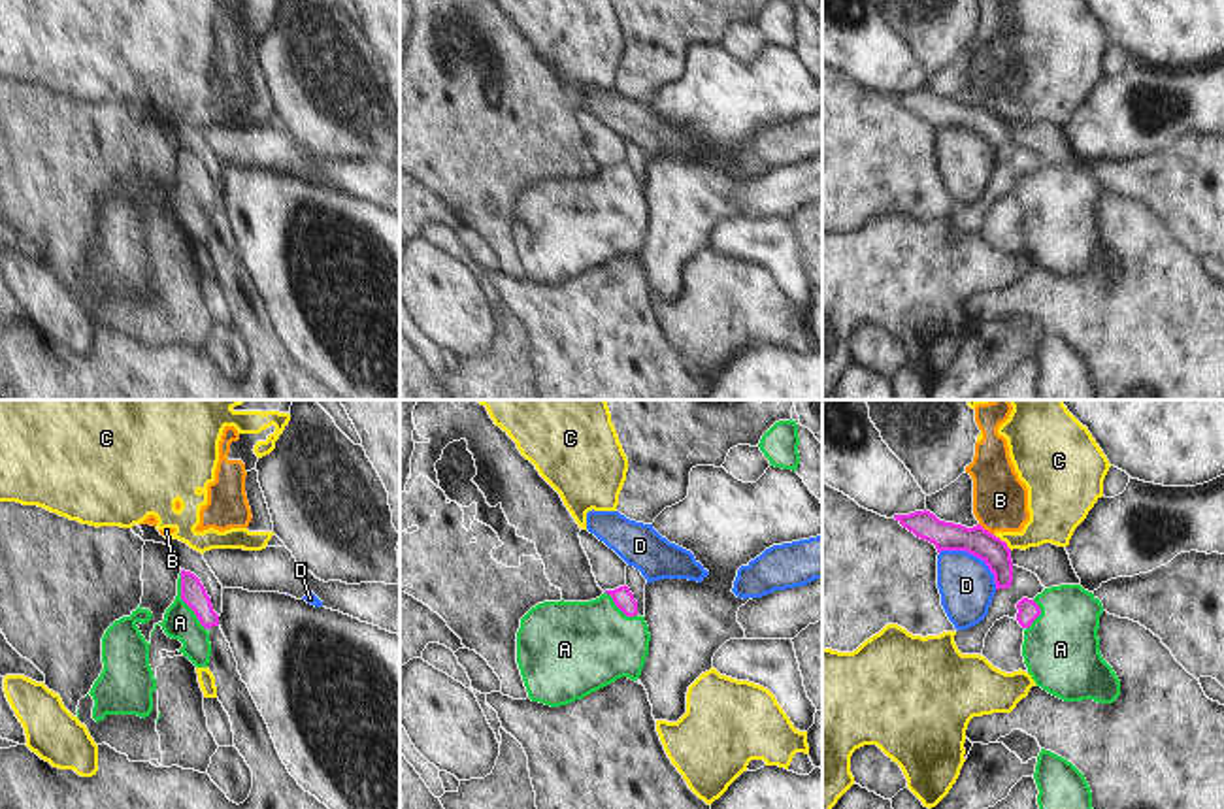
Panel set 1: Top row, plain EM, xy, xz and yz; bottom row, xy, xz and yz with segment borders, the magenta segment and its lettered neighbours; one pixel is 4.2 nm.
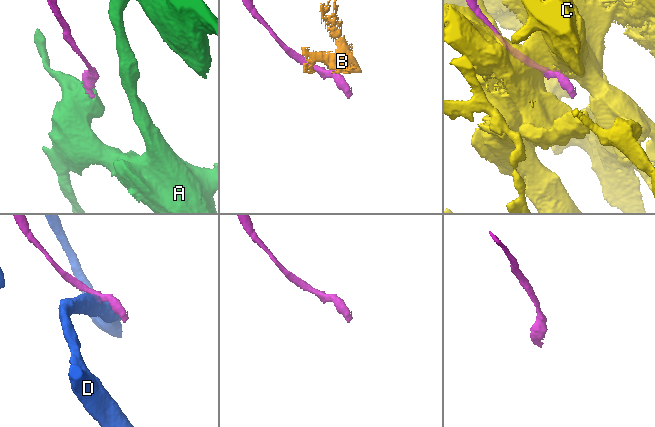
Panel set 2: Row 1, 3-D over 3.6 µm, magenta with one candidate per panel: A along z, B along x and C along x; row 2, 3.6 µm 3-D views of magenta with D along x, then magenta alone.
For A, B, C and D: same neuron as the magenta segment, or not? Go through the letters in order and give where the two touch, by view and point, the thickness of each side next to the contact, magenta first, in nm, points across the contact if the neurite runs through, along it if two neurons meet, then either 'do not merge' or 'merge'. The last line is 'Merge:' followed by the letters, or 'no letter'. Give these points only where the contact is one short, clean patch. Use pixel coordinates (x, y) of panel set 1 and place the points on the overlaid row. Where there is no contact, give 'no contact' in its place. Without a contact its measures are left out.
A: meets magenta in xy at (183, 600); 110 nm thick on the magenta side, 140 nm on the other; runs through xy (193, 593), (183, 600), (183, 619), (180, 623); merge
B: meets magenta in yz at (987, 530); 130 nm thick on the magenta side, 240 nm on the other; border along yz (979, 523), (992, 534); do not merge
C: meets magenta in yz at (1000, 540); 130 nm thick on the magenta side, 200 nm on the other; do not merge
D: meets magenta in yz at (975, 555); 130 nm thick on the magenta side, 240 nm on the other; border along yz (940, 551), (968, 551), (975, 555), (992, 574), (996, 589); do not merge
Merge: A

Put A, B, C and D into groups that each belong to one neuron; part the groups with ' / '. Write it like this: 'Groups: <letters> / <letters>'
Groups: A / B C / D.

